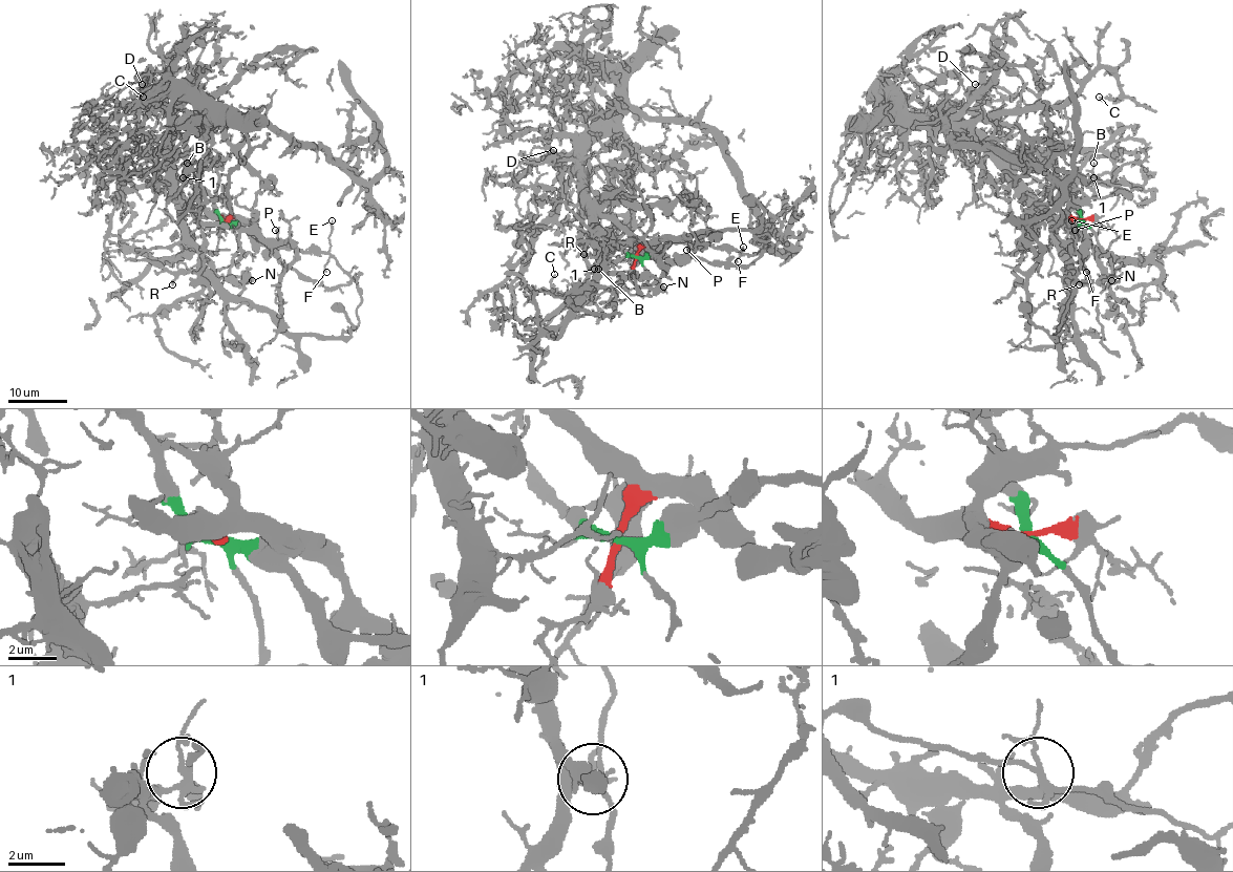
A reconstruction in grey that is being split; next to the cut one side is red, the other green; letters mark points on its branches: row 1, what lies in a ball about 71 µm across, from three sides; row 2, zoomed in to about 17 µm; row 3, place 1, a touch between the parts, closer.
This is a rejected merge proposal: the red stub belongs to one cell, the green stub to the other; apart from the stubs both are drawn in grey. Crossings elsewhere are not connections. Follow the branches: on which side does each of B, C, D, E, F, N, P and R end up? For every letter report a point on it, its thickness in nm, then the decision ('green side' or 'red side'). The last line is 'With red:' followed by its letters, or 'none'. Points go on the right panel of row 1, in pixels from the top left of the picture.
B: at (1093, 163); 120 nm thick; red side
C: at (1099, 97); 190 nm thick; red side
D: at (975, 84); 150 nm thick; red side
E: at (1071, 220); 90 nm thick; green side
F: at (1086, 272); 90 nm thick; green side
N: at (1111, 280); 700 nm thick; green side
P: at (1075, 230); 140 nm thick; green side
R: at (1079, 284); 160 nm thick; red side
With red: B, C, D, R

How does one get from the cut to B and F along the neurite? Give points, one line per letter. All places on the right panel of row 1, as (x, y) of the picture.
B: (1081, 219), (1055, 217), (1041, 207), (1059, 217), (1059, 207), (1070, 189), (1078, 183), (1095, 179), (1092, 162)
F: (1081, 219), (1067, 248), (1078, 255), (1087, 272)

